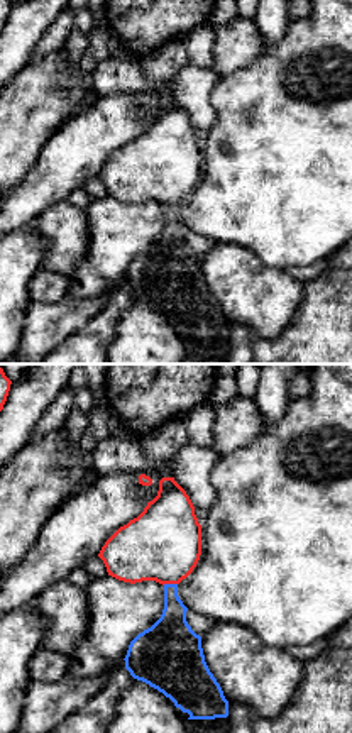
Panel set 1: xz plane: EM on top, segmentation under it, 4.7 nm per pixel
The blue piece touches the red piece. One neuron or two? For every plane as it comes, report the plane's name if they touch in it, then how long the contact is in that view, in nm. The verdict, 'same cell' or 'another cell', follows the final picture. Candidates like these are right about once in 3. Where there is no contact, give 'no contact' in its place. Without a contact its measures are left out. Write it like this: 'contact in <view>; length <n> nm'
contact in xz; length 70 nm

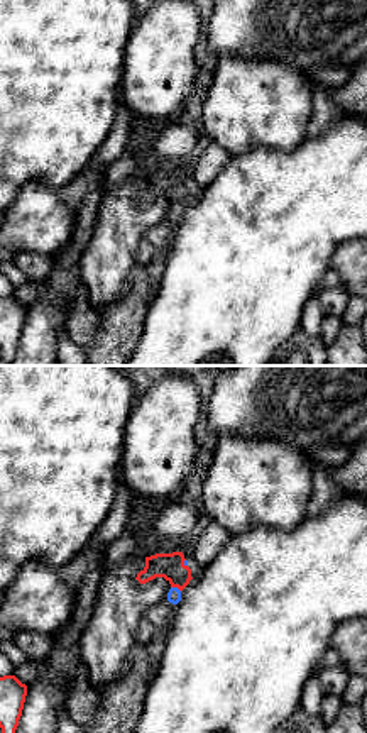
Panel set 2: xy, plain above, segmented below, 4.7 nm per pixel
contact in xy; length 50 nm

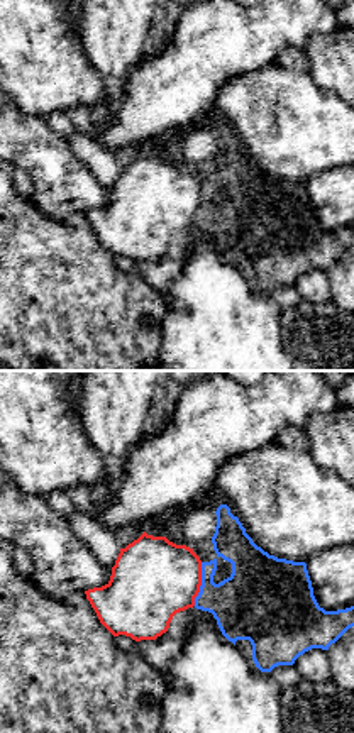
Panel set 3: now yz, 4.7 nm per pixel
contact in yz; length 220 nm

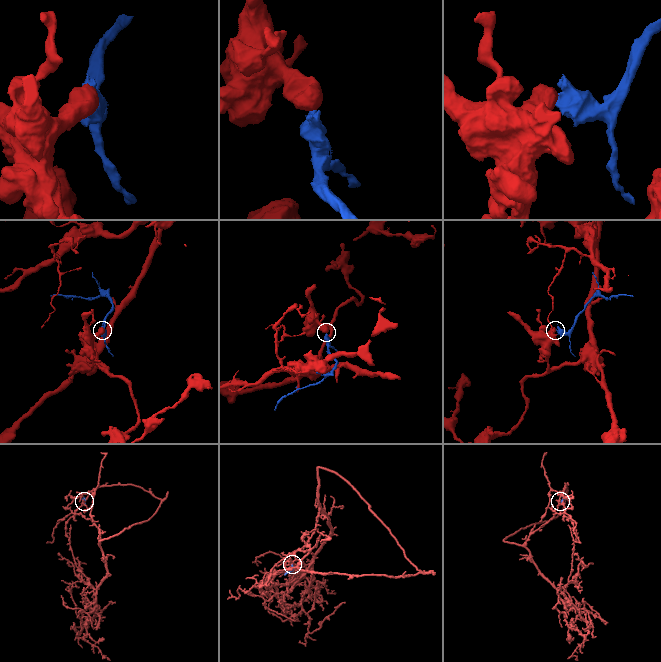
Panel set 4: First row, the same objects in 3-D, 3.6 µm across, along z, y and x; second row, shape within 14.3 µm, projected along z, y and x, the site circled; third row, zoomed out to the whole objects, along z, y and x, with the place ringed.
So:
another cell

